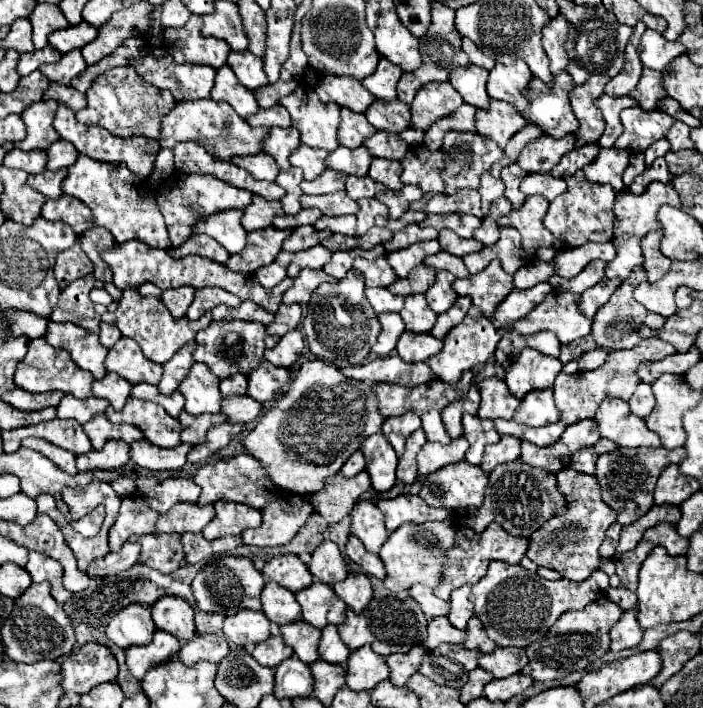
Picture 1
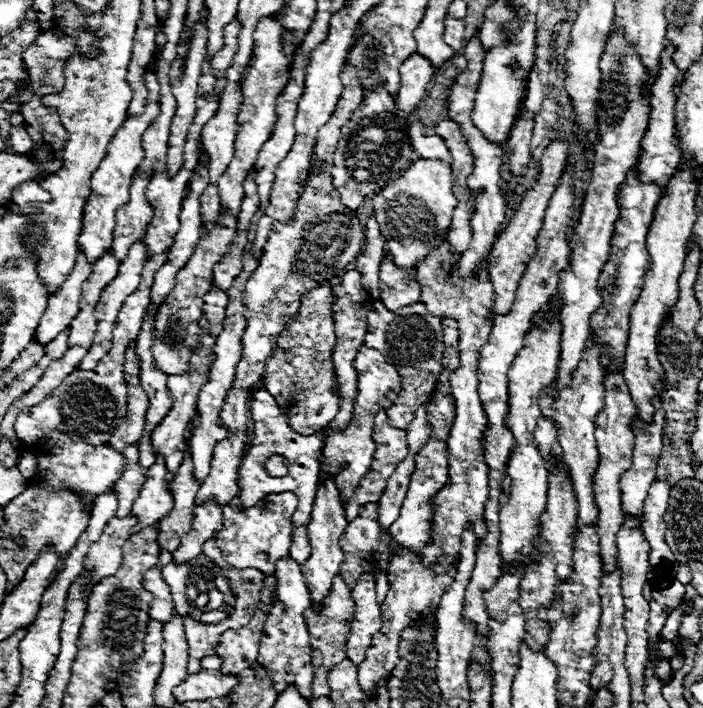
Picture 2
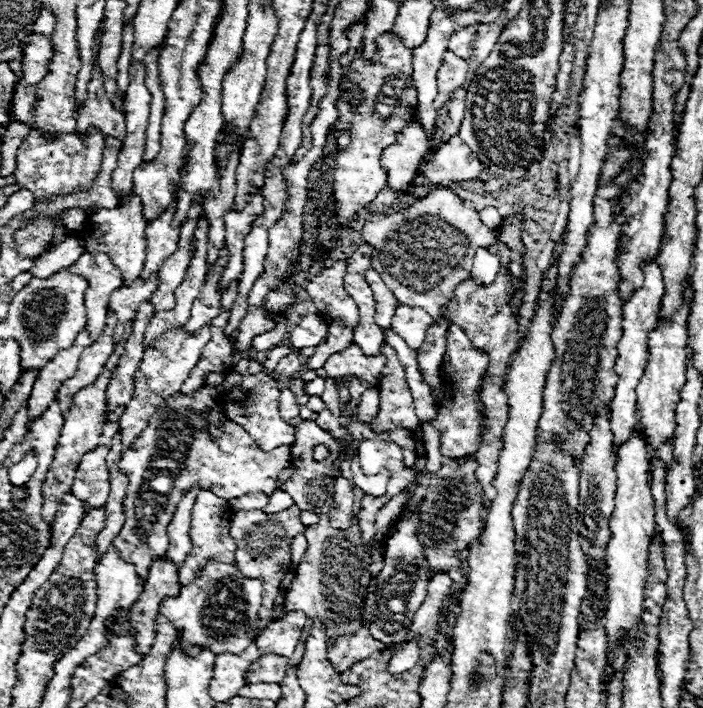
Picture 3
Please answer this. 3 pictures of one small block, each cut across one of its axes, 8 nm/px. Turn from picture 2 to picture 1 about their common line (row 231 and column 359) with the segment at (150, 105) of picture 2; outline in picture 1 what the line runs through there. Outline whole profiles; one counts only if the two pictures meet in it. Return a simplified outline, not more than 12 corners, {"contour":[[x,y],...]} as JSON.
{"contour":[[322,76],[316,94],[352,112],[376,100],[350,76]]}

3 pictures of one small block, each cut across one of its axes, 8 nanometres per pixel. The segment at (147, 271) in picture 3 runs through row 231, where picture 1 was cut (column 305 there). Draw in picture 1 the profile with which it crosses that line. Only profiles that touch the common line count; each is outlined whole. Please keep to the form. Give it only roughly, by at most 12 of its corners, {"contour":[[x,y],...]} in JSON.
{"contour":[[302,144],[290,164],[302,168],[306,180],[326,170],[326,150]]}

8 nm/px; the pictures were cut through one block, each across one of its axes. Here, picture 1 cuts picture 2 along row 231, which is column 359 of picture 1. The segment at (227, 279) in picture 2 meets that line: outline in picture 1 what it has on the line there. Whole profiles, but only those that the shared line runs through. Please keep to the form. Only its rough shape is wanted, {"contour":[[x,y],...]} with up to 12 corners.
{"contour":[[374,226],[356,238],[356,246],[372,250],[392,240],[392,232]]}

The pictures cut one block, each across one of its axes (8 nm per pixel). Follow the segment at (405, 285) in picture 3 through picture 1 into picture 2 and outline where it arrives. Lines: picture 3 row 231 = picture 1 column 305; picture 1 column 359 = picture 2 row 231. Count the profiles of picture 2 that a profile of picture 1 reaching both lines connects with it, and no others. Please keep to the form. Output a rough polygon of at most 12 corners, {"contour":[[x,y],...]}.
{"contour":[[418,158],[372,198],[398,268],[448,236],[450,164]]}

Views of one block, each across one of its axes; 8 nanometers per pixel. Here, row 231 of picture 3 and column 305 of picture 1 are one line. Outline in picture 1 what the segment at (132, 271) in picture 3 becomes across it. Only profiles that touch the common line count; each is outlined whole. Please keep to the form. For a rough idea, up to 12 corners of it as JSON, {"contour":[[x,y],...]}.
{"contour":[[310,84],[280,104],[302,144],[338,148],[338,104],[320,102]]}

